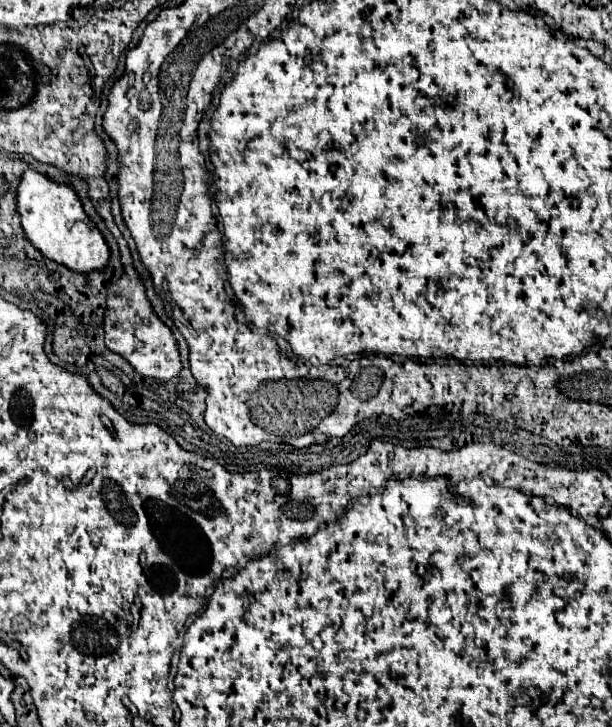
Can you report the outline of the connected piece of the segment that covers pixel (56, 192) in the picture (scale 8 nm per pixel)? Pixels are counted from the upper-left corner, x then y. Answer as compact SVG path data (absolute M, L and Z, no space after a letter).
M29 169L23 173L17 187L17 211L21 215L21 225L27 239L37 247L47 259L61 263L79 273L103 271L109 265L111 251L103 233L93 225L85 213L77 191L67 183L55 183L51 177Z

